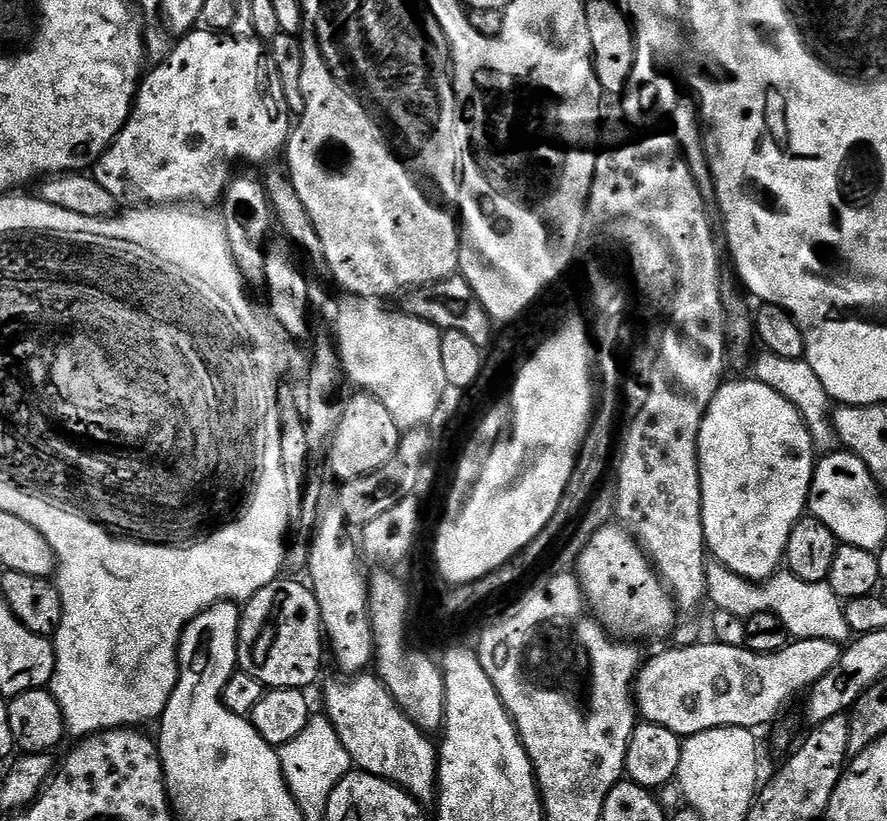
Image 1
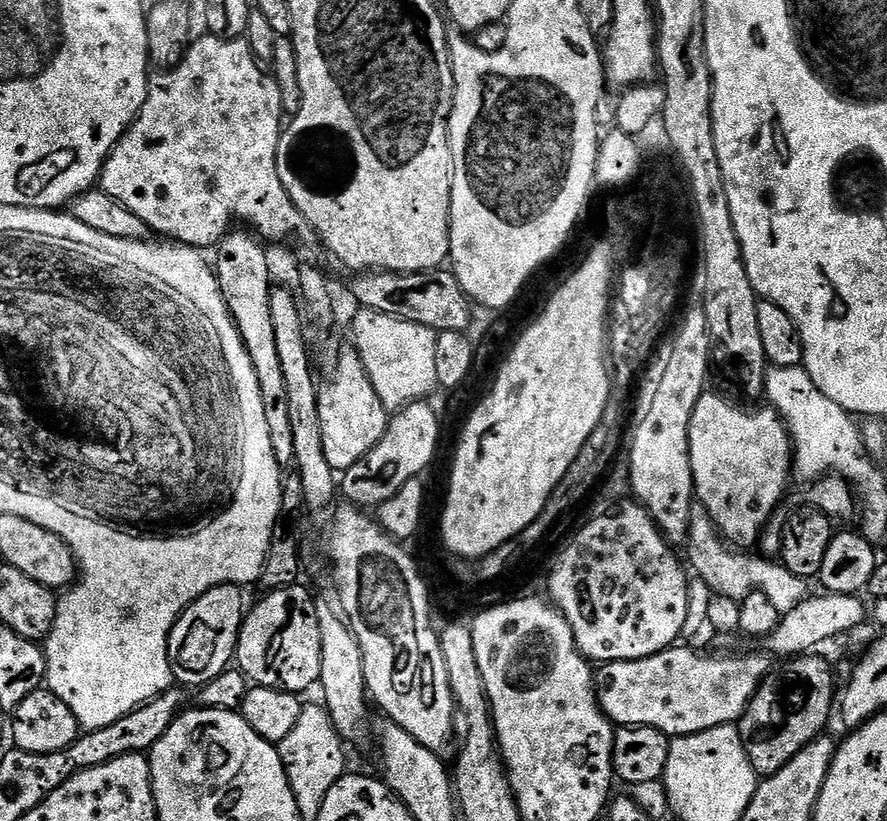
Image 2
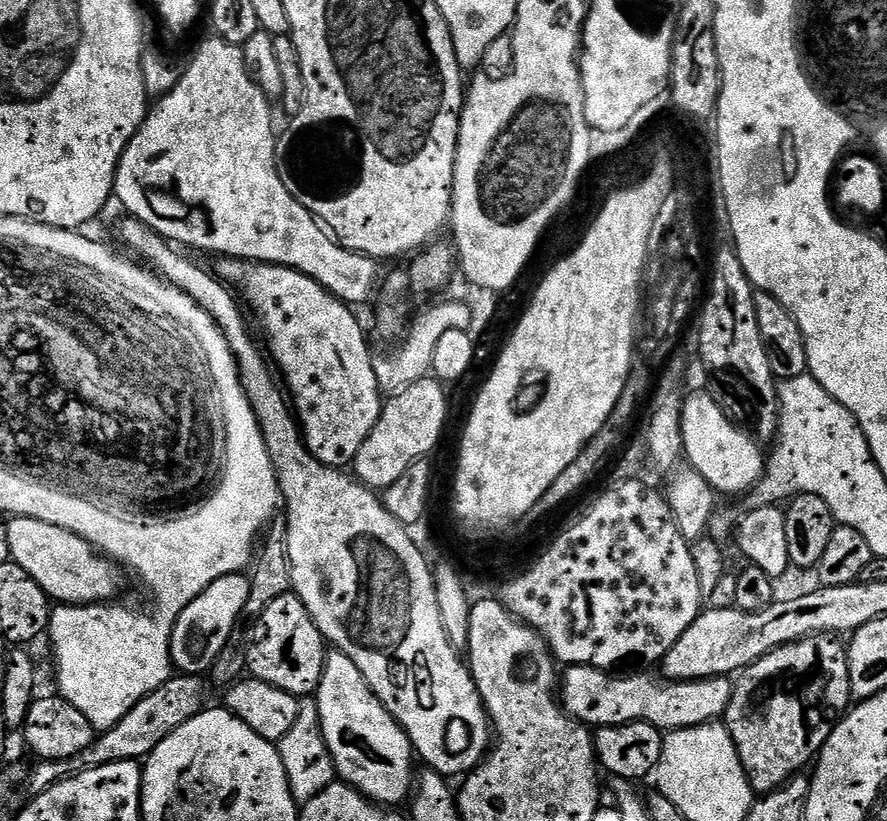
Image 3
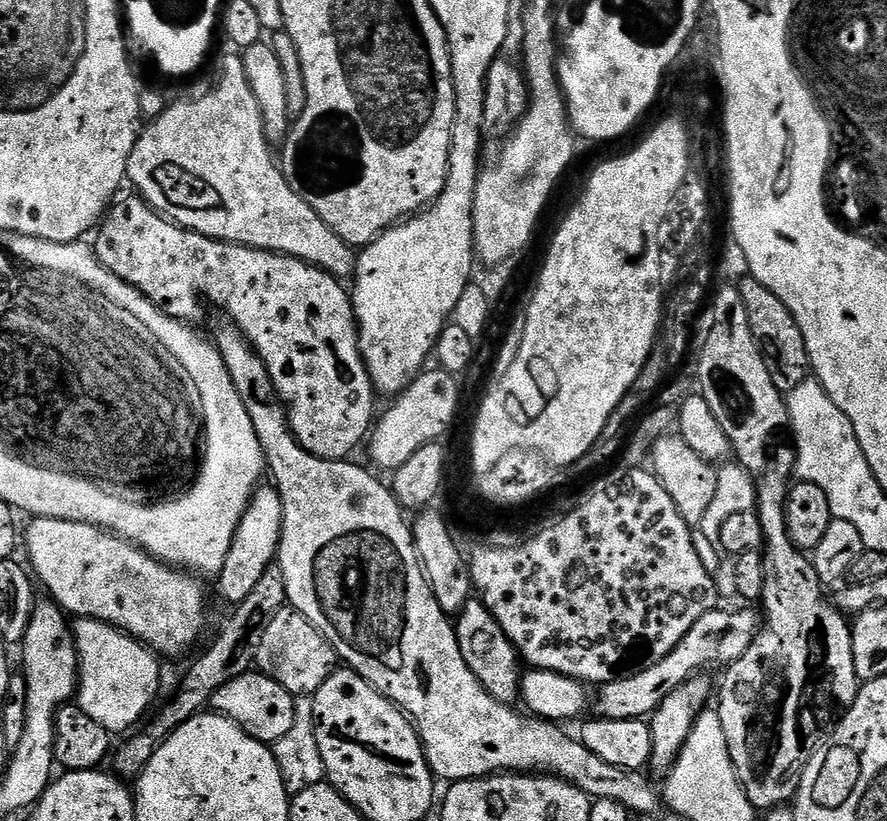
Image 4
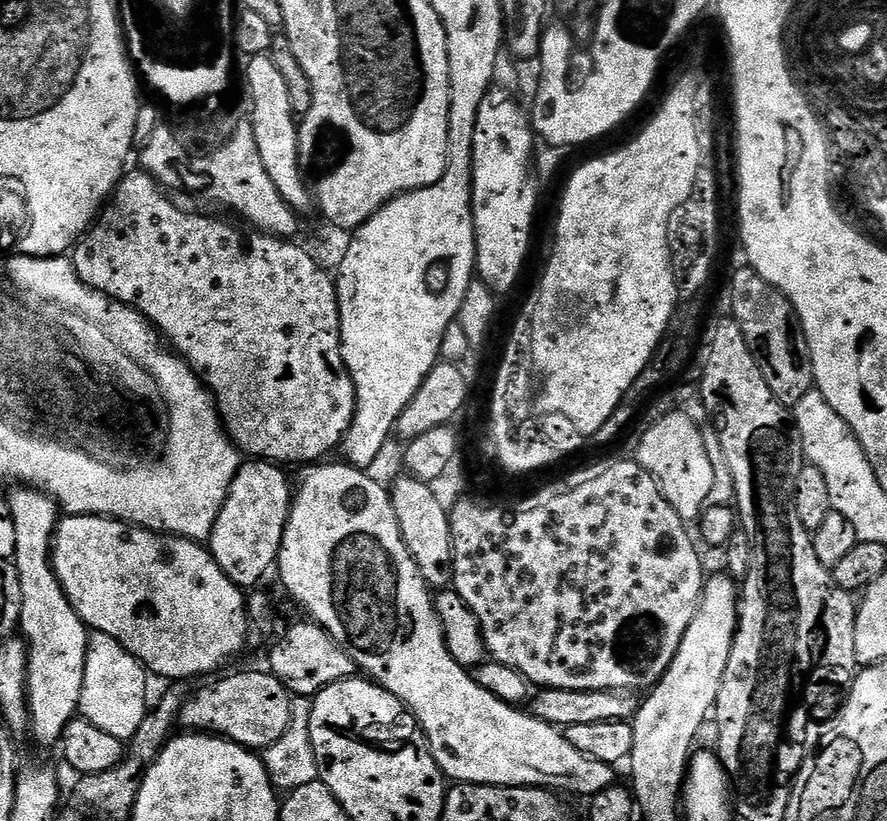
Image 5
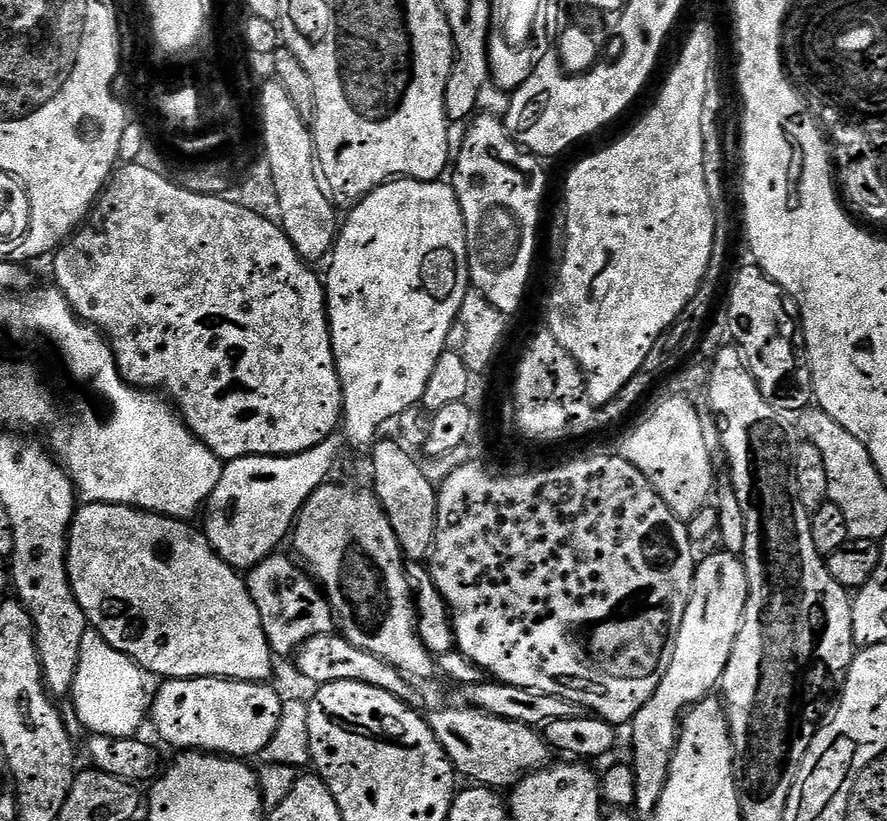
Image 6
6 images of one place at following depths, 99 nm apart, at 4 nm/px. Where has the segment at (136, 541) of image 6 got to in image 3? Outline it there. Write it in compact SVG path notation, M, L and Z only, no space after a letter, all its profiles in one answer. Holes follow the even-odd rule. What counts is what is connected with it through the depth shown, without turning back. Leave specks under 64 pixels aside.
M14 516L8 521L10 557L53 601L61 604L103 604L117 599L126 572L101 554L90 542L62 526L38 522L38 518Z

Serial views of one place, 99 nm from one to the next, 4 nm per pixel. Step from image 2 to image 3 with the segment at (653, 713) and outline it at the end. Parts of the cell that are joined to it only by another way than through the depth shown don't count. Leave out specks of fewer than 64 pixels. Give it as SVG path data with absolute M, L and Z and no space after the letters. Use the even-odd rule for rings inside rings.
M569 665L560 680L560 702L567 714L590 728L605 728L606 725L630 724L636 720L653 724L661 731L676 731L690 726L706 724L719 719L728 708L732 697L733 683L727 677L712 677L710 680L668 681L648 674L628 676L625 679L600 668L584 665Z

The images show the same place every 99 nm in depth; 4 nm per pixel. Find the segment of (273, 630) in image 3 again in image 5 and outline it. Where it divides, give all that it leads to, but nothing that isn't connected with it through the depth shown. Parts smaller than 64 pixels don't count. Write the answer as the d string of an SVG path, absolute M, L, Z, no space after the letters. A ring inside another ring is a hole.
M315 622L292 624L284 632L284 637L272 648L270 671L284 683L289 693L297 696L315 697L326 686L334 682L351 680L358 669L354 658L334 638Z

